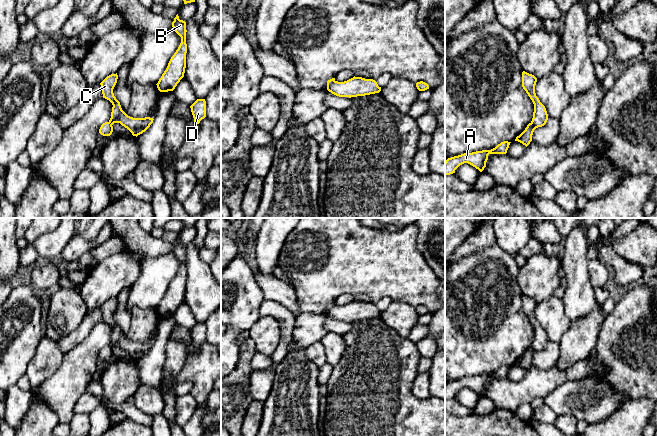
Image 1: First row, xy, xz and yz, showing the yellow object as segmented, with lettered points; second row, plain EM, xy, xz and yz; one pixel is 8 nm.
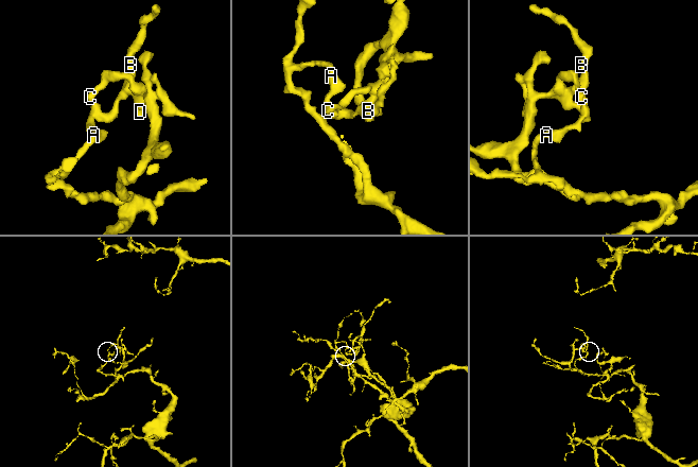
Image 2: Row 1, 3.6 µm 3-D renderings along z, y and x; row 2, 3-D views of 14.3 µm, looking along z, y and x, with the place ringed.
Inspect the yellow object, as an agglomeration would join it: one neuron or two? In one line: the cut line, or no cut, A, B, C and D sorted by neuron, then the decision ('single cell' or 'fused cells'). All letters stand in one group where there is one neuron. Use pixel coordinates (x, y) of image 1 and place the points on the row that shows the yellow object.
yz (531, 122), (536, 127) | A / B C D | fused cells

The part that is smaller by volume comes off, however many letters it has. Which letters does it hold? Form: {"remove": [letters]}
{"remove": ["B", "C", "D"]}

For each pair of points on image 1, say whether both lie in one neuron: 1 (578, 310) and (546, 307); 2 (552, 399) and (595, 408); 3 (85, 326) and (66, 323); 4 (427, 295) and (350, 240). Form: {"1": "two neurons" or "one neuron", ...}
{"1": "two neurons", "2": "one neuron", "3": "two neurons", "4": "one neuron"}

